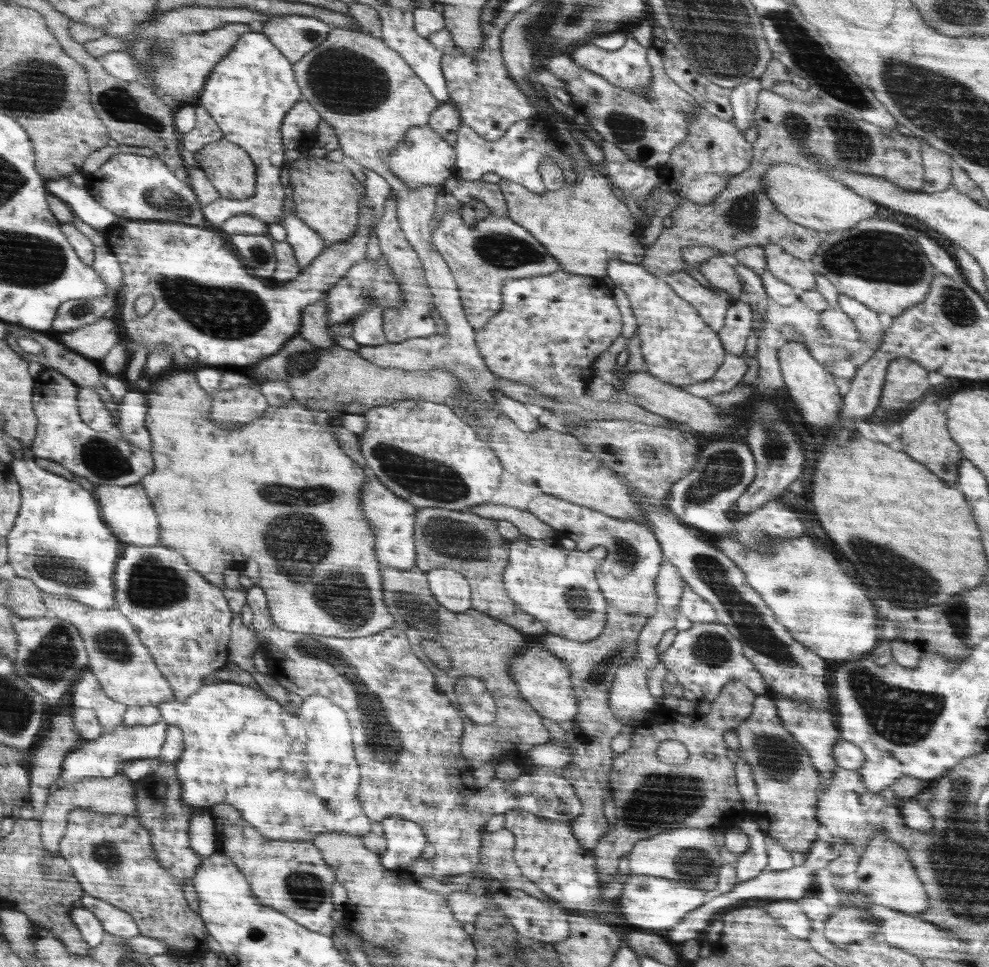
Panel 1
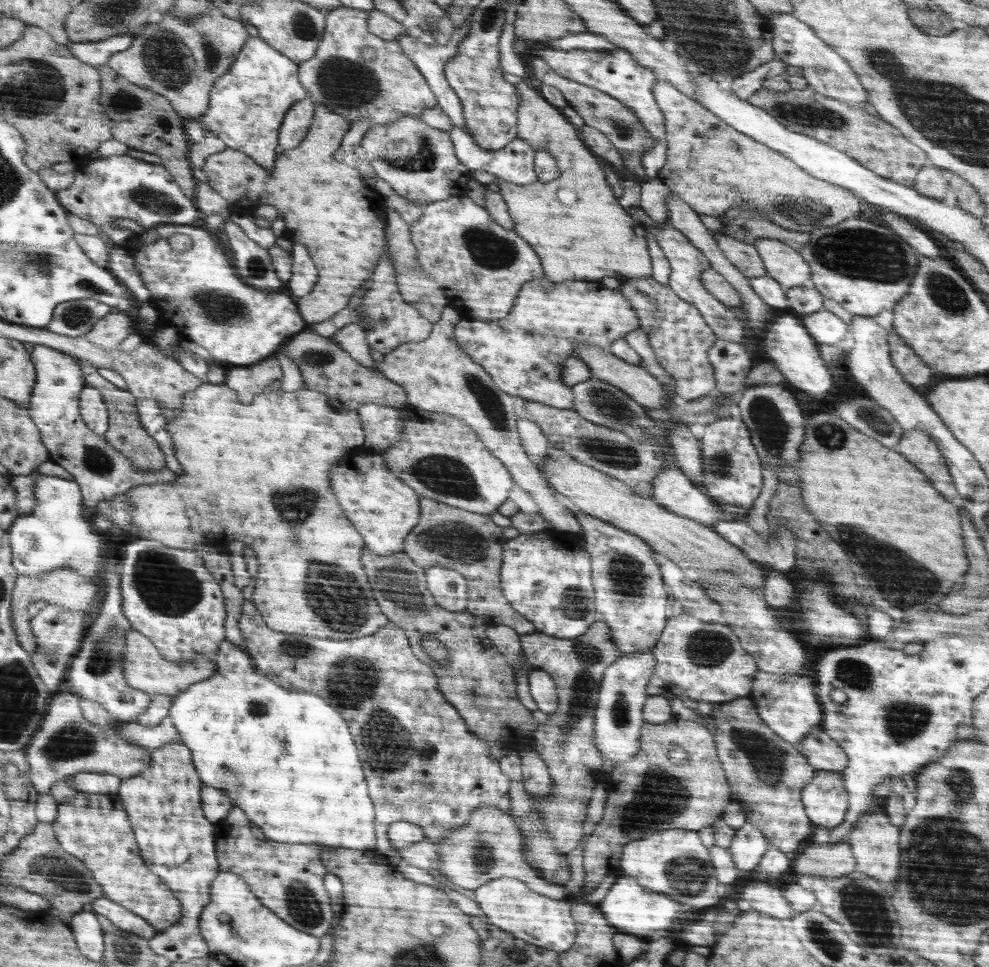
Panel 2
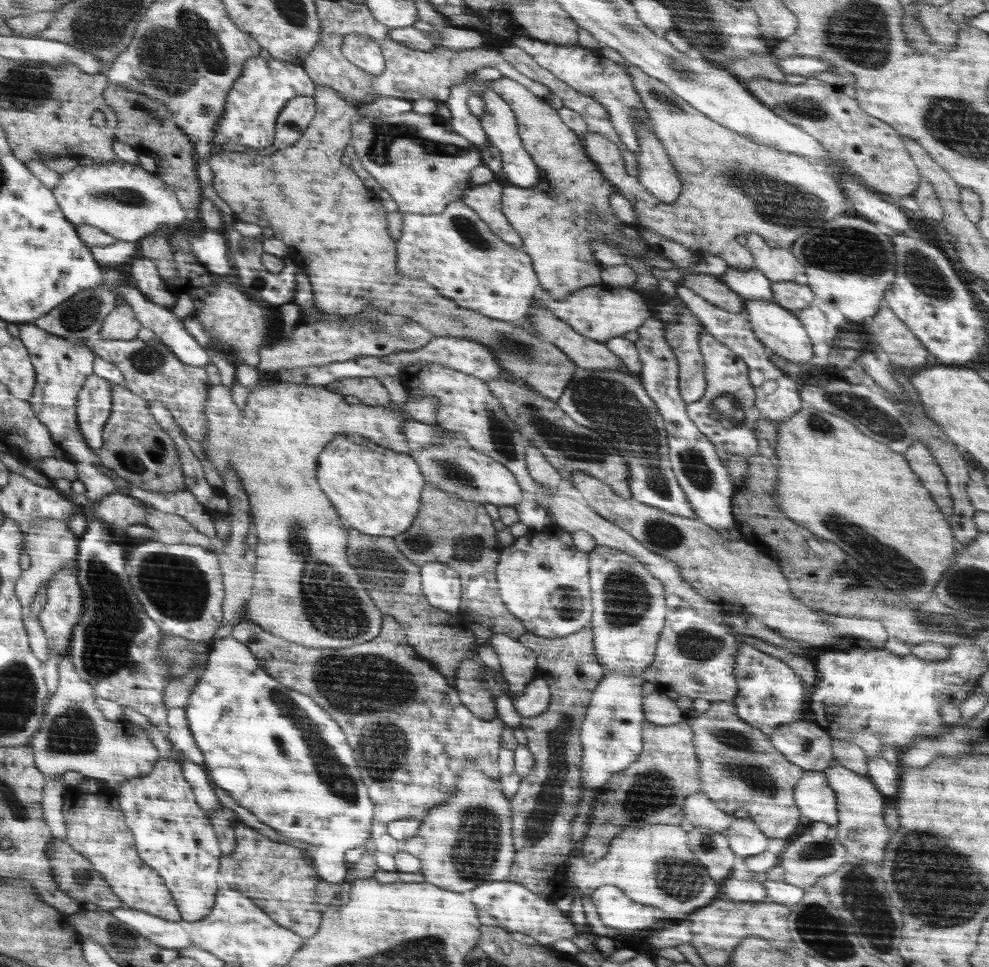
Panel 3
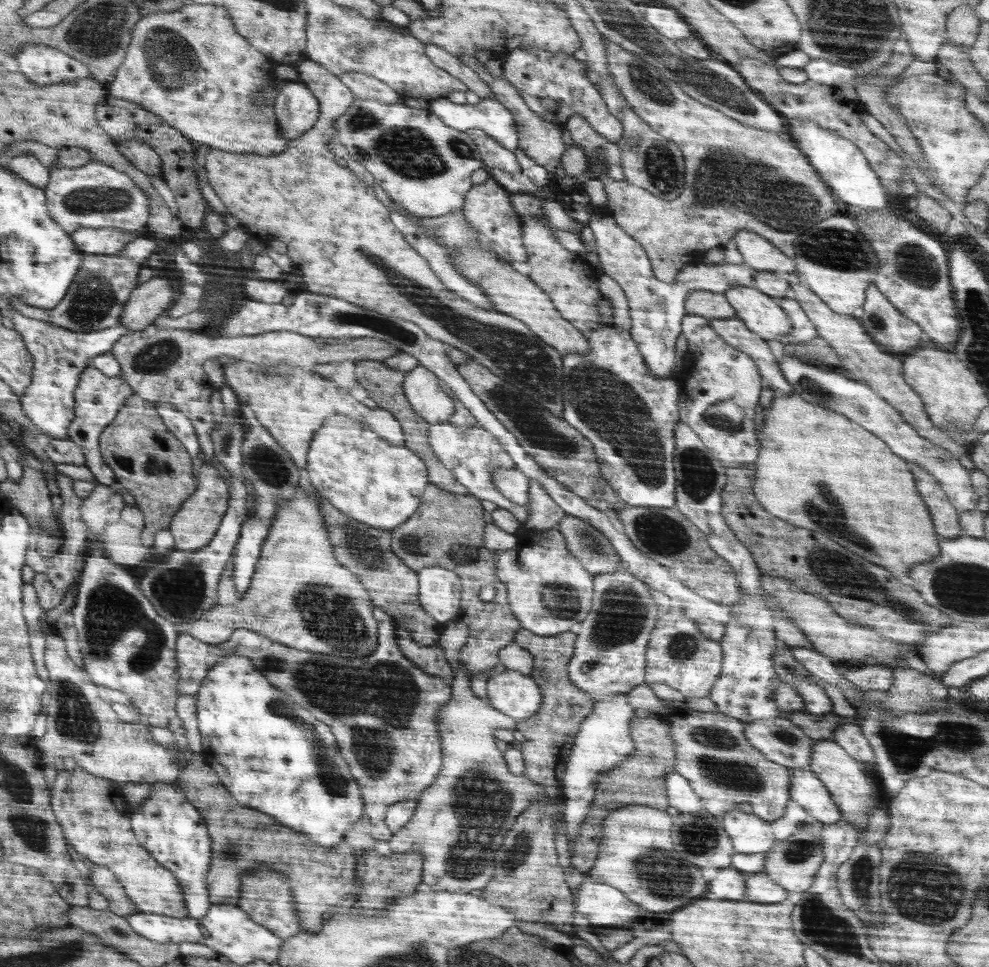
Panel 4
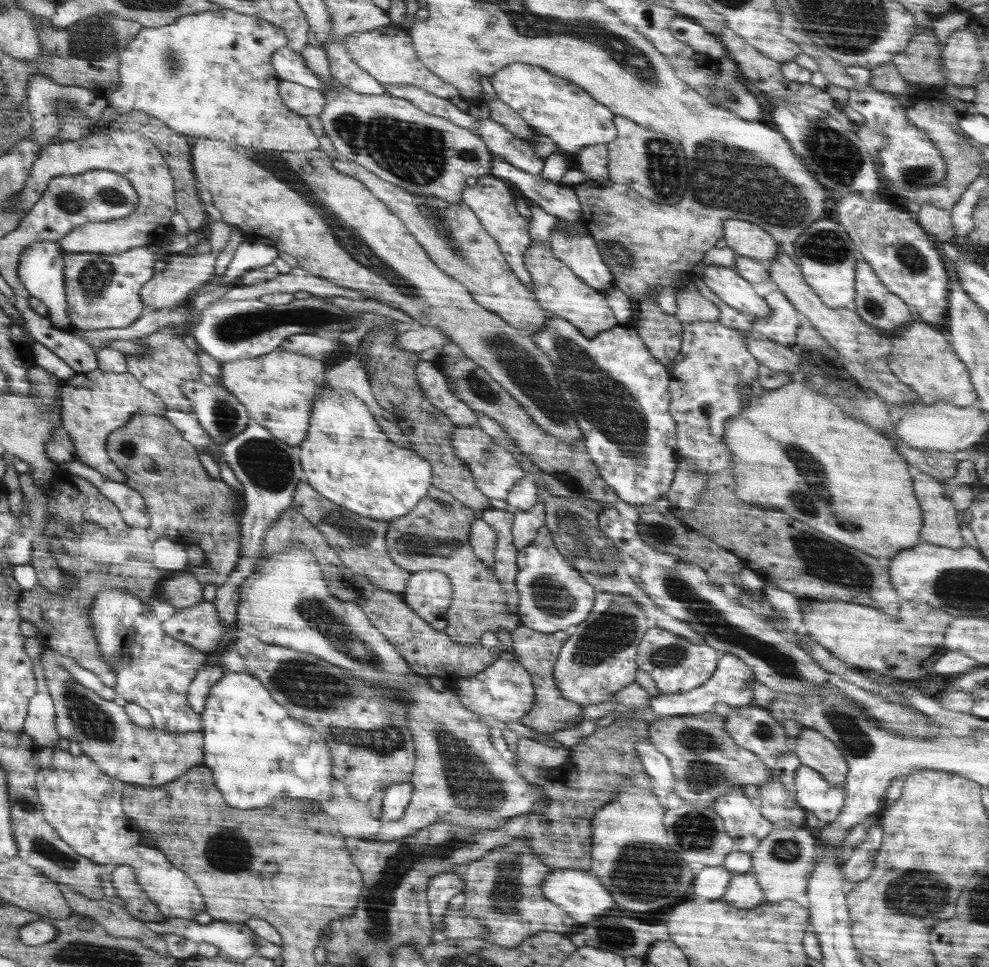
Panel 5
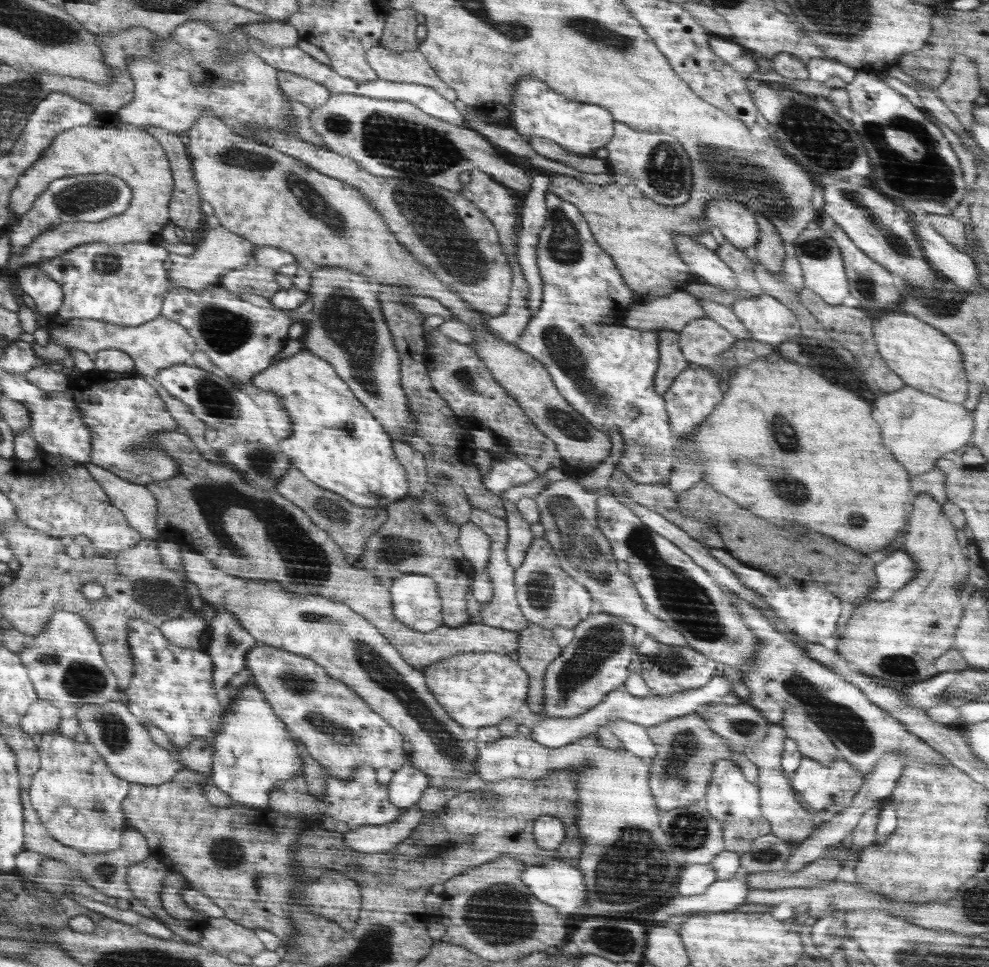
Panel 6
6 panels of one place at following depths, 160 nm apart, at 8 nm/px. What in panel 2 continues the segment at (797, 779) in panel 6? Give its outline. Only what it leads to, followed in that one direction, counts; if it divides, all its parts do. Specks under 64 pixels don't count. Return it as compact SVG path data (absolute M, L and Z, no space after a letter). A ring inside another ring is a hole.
M816 770L814 778L803 789L806 812L816 827L831 830L843 823L849 809L844 779L840 772Z

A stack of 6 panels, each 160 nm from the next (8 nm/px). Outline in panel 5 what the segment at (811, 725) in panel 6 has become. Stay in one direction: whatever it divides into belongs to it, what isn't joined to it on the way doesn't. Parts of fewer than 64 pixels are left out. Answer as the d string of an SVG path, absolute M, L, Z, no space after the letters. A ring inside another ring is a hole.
M803 725L794 739L793 751L802 765L819 772L832 786L847 782L849 766L838 747L823 734Z

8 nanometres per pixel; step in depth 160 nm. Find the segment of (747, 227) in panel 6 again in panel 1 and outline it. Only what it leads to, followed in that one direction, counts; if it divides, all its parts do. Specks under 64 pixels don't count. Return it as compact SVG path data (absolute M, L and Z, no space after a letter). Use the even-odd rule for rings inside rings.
M779 244L764 246L766 270L791 286L797 295L815 288L814 270L810 260L800 260L793 253L786 252Z

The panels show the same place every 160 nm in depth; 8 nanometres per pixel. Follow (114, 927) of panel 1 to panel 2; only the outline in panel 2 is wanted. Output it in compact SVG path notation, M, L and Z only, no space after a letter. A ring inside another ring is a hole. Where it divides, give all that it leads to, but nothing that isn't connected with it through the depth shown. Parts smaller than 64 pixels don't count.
M102 897L92 903L93 912L110 920L114 927L122 931L129 931L148 940L162 934L162 931L150 927L144 918L124 908L121 904L108 898Z

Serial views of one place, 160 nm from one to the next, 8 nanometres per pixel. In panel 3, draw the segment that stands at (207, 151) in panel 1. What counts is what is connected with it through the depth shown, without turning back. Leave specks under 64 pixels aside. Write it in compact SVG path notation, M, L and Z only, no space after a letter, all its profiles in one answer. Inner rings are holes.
M317 86L315 95L317 114L314 115L308 130L298 142L284 149L275 149L266 153L255 151L230 152L221 150L212 154L208 162L213 175L213 187L217 195L230 206L236 218L252 222L258 226L268 226L274 230L274 236L290 246L296 262L309 275L313 289L314 306L327 312L333 318L353 315L368 305L374 305L387 313L411 318L424 325L436 337L455 336L470 337L484 343L505 368L509 376L502 376L506 381L517 381L531 391L548 400L558 401L573 380L577 365L570 360L557 345L544 340L534 329L520 328L519 325L504 320L496 320L469 308L462 308L450 297L442 296L437 288L421 278L406 278L397 272L397 243L388 232L387 213L378 194L366 187L353 172L351 166L344 165L340 158L345 147L352 139L353 119L357 116L358 105L346 102L333 88Z

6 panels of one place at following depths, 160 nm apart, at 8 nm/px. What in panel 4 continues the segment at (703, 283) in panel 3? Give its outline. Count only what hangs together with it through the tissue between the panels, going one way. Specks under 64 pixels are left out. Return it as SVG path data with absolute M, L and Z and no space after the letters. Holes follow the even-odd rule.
M705 290L689 292L686 297L685 311L710 319L725 319L736 316L734 308L729 305L724 293Z

